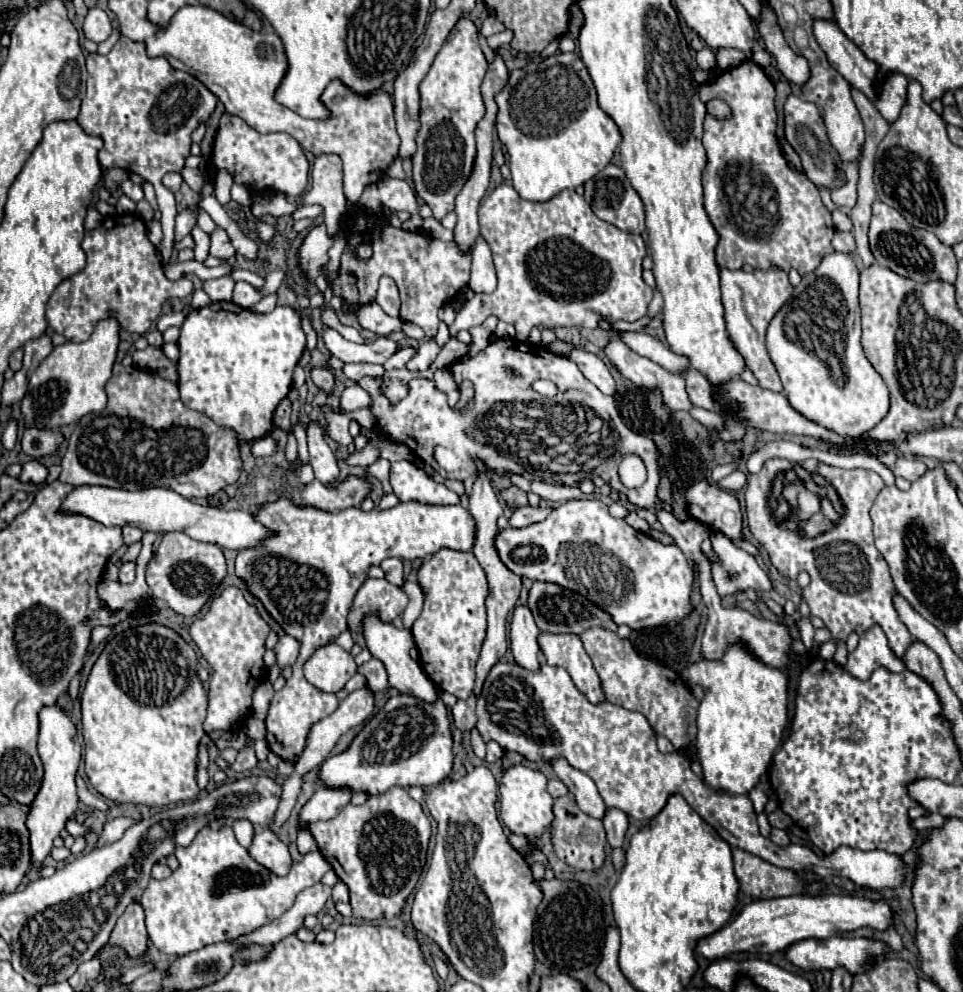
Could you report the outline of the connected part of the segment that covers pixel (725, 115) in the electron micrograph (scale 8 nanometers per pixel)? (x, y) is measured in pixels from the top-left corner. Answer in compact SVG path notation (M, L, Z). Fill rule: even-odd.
M711 99L707 101L707 113L715 119L731 119L731 107L723 99Z

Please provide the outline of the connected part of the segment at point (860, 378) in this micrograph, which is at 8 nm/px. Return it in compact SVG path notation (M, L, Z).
M831 253L827 255L823 261L821 261L821 267L817 267L817 271L813 271L813 275L805 275L801 279L801 283L793 289L793 295L791 299L781 307L781 311L773 317L769 329L767 329L767 351L769 351L769 357L779 373L779 379L781 379L781 385L783 385L783 393L789 401L789 405L805 415L809 421L829 429L829 431L835 431L837 435L849 435L849 437L859 437L861 433L873 429L889 411L889 391L881 379L881 375L877 371L873 371L873 365L865 359L865 353L863 353L863 347L861 347L861 315L859 315L859 303L857 303L857 291L859 291L859 283L857 283L857 267L851 259L851 255L847 253Z

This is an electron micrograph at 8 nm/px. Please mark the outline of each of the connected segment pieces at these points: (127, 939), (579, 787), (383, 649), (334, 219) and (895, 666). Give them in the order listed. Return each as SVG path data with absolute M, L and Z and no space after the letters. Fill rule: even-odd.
M131 903L117 919L117 925L109 937L111 947L125 949L127 957L141 959L149 949L149 935L145 929L145 913L139 903Z
M563 759L553 763L553 771L569 787L569 791L575 795L577 805L583 813L587 813L589 817L595 817L595 819L605 817L607 807L605 807L605 803L603 803L603 799L597 791L597 785L587 775L583 775L581 771L569 767Z
M367 615L363 619L363 631L365 631L367 649L387 669L389 687L395 687L399 693L413 695L413 697L423 699L427 703L435 703L437 701L437 691L435 691L433 681L427 677L427 673L421 669L421 665L409 657L409 649L413 647L413 637L411 637L409 629L395 629L391 623L381 623L375 615Z
M321 155L315 159L311 171L311 189L293 205L293 209L311 203L323 207L327 233L337 235L347 213L347 199L343 195L343 167L337 155Z
M871 627L861 635L857 649L849 655L847 671L857 679L867 681L877 667L885 667L891 673L905 671L905 663L893 655L881 627Z

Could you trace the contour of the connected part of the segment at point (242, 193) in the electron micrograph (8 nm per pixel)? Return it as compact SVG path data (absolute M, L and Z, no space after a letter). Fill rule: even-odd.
M233 184L231 188L231 198L241 206L251 206L252 200L246 187Z

